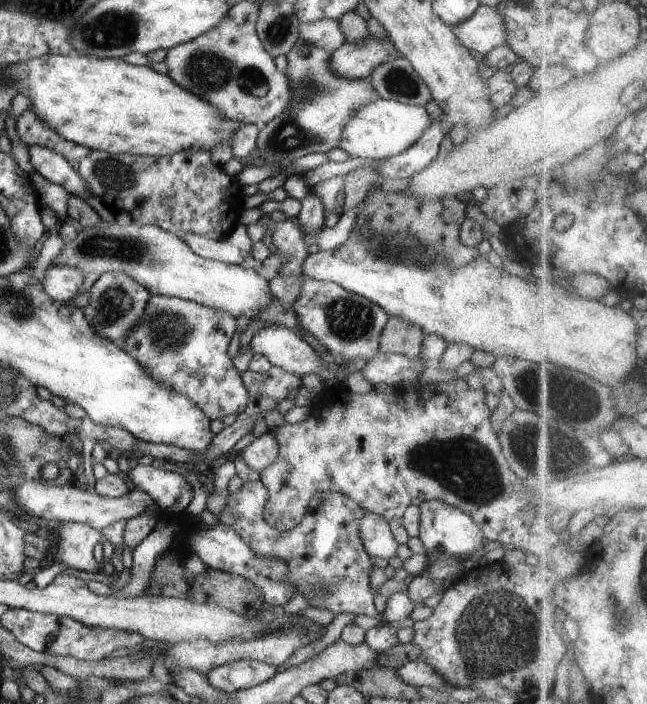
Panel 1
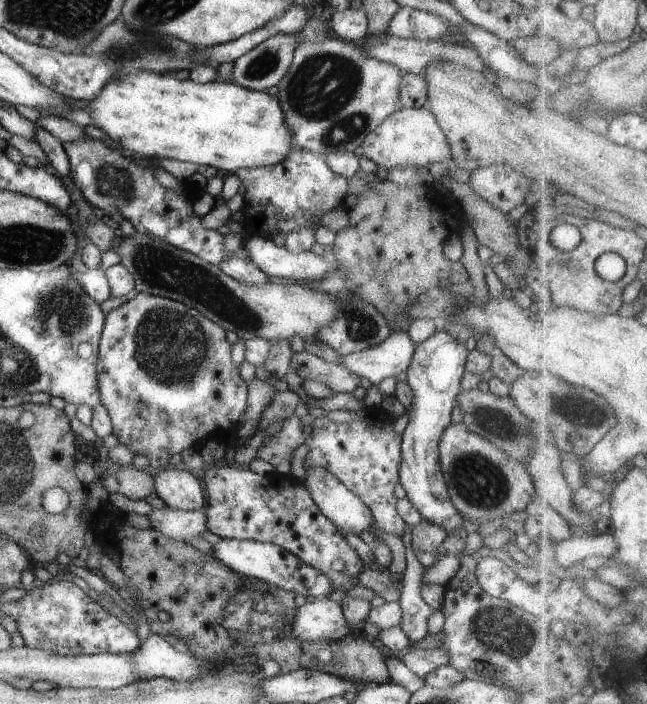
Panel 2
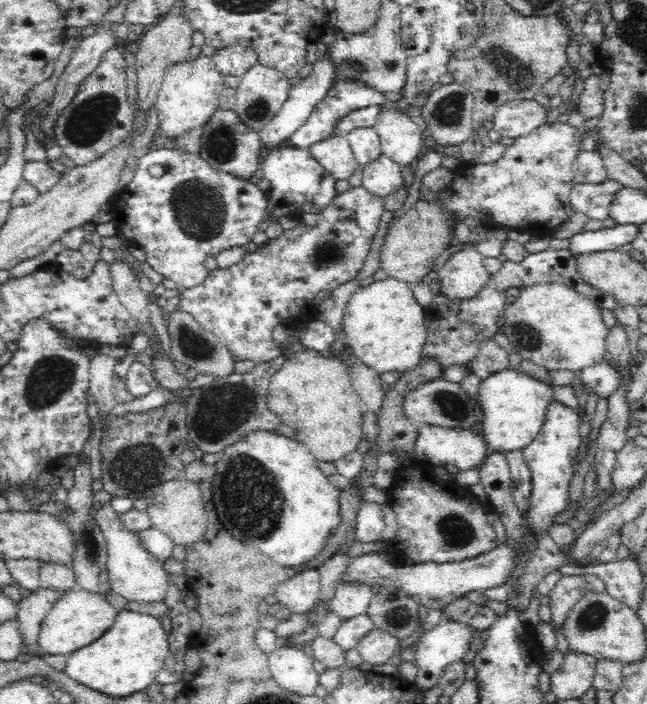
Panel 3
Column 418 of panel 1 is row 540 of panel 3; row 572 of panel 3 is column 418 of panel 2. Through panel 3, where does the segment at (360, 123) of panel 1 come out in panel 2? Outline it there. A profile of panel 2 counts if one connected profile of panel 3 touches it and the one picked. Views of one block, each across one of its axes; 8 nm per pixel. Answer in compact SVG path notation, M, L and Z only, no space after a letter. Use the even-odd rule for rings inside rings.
M400 106L384 119L361 144L363 155L379 165L380 169L395 167L426 167L434 162L447 164L451 158L451 146L435 116L426 108Z

